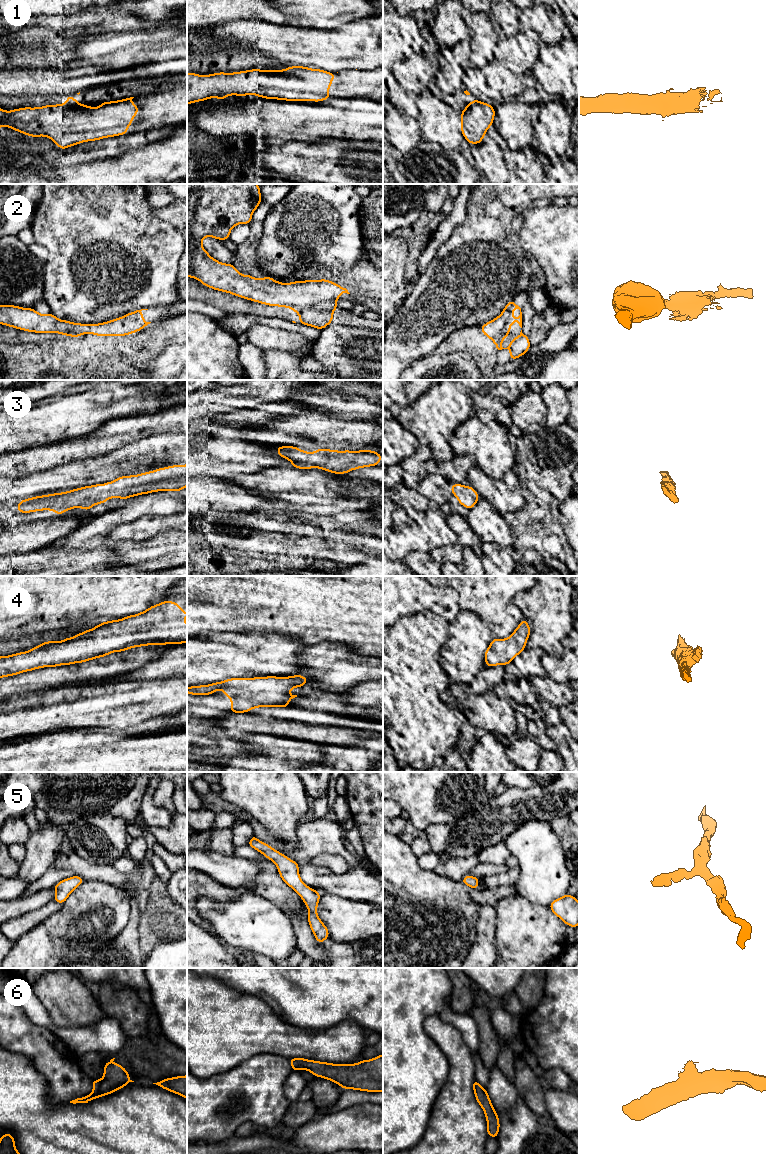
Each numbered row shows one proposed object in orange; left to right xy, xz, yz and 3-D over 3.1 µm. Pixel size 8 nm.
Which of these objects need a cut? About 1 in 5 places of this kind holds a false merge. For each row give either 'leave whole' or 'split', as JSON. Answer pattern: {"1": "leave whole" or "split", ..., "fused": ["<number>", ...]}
{"1": "leave whole", "2": "leave whole", "3": "leave whole", "4": "leave whole", "5": "leave whole", "6": "leave whole", "fused": []}

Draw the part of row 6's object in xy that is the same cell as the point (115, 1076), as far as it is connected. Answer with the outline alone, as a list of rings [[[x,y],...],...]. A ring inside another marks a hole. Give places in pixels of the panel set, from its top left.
[[[115,1058],[104,1064],[104,1076],[100,1080],[92,1080],[93,1091],[85,1096],[70,1101],[70,1103],[88,1103],[93,1099],[109,1095],[118,1089],[125,1087],[130,1082],[128,1071],[119,1064],[115,1064]]]

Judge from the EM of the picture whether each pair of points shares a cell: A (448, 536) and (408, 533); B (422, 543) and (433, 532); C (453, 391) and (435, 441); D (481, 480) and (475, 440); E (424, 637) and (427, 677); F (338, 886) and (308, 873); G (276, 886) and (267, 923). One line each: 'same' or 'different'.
A: same
B: same
C: same
D: different
E: same
F: same
G: different

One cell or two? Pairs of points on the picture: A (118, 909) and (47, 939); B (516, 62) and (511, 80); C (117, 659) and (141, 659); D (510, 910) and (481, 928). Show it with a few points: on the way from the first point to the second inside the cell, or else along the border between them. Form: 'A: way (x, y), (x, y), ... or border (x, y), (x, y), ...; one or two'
A: way (100, 916), (87, 922), (75, 933), (65, 933); one
B: border (499, 60), (513, 72), (520, 75); two
C: way (123, 659), (135, 659); one
D: border (494, 905), (496, 912), (496, 943); two

